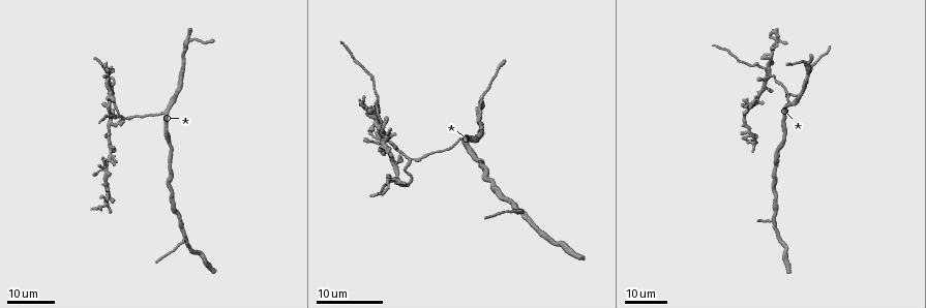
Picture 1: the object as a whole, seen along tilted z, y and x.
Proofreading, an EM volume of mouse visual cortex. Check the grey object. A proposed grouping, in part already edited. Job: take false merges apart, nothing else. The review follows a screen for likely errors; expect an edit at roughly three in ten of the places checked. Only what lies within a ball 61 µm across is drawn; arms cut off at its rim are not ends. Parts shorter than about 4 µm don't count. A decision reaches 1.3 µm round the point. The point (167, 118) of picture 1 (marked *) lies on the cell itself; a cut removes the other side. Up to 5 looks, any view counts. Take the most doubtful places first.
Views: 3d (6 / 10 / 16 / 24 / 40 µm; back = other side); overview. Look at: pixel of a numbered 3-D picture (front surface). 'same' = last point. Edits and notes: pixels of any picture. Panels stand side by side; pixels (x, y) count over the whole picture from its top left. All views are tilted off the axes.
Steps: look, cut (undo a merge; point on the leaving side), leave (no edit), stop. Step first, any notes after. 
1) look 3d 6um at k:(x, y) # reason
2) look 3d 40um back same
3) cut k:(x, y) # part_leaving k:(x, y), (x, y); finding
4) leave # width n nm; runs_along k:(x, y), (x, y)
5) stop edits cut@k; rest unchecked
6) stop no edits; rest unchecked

look 3d 24um at 1:(786, 91) # branch point

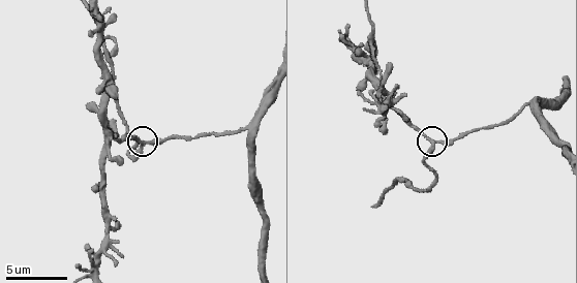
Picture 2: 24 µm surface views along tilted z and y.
look 3d 10um at 2:(142, 144)

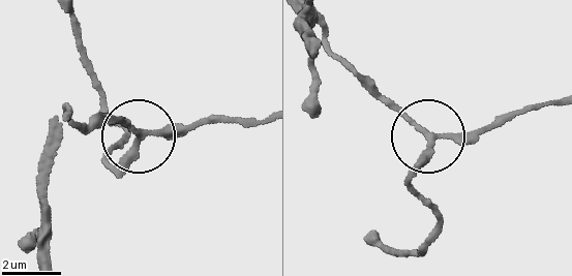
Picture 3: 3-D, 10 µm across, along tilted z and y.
leave # side_arm 21 um; runs_along 3:(551, 103), (439, 135), (410, 188); one cell here

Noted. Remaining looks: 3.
look 3d 24um at 1:(774, 222) # branch point

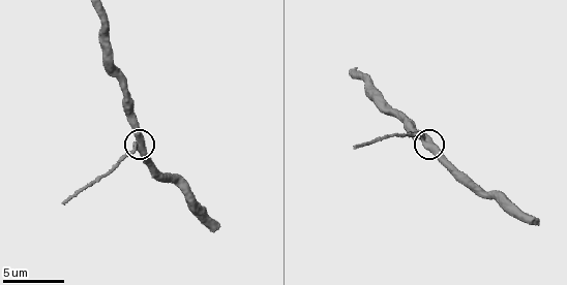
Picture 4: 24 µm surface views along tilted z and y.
look 3d 6um at 4:(133, 145)

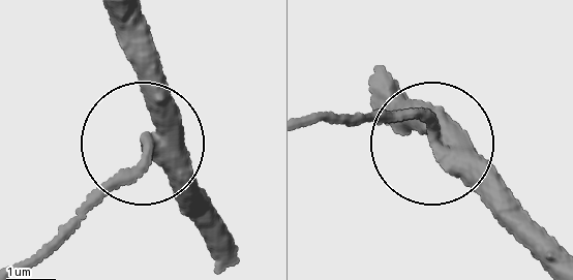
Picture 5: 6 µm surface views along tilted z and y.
look 3d 6um back at 5:(438, 142) # from behind

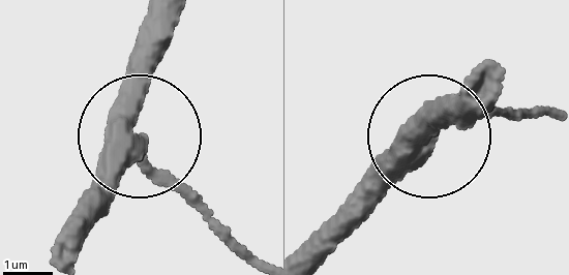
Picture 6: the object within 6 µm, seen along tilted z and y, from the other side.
leave # arms 3; runs_along 6:(180, 8), (136, 127), (226, 232); one cell here

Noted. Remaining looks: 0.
stop no edits; rest unchecked

